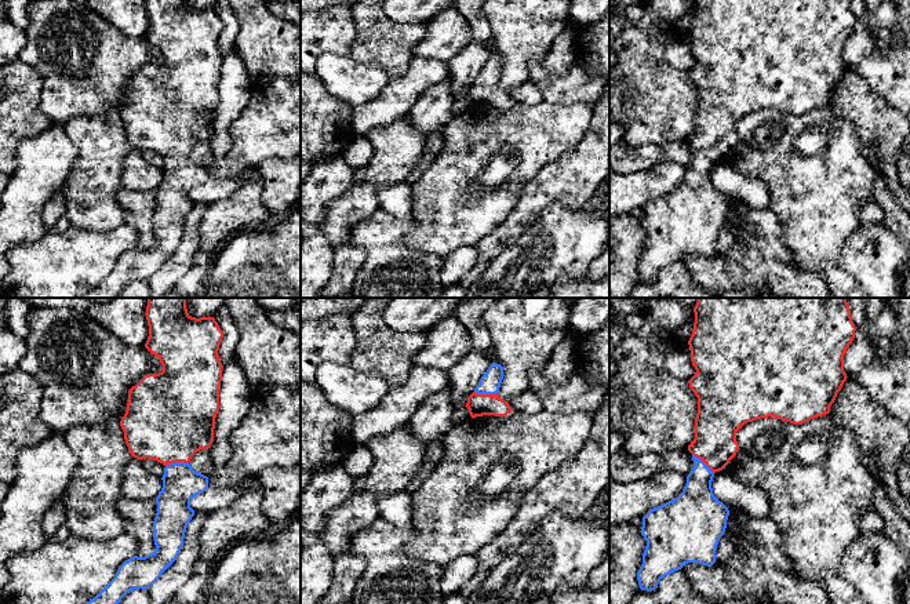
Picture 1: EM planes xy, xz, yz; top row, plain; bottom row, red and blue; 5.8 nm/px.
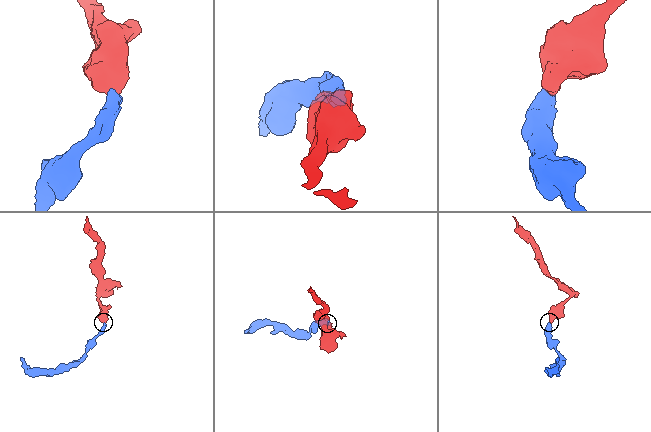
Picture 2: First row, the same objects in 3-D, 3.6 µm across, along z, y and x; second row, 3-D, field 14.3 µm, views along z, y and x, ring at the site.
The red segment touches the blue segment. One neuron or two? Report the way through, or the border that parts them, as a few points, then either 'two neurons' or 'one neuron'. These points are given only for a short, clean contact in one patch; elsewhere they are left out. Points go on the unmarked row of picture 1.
runs through yz (717, 112), (714, 137), (703, 152), (696, 193); one neuron

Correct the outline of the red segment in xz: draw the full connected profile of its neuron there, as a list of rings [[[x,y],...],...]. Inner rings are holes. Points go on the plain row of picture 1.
[[[492,54],[474,83],[467,88],[466,98],[472,109],[483,106],[506,108],[513,102],[509,94],[498,85],[502,70],[503,58]]]

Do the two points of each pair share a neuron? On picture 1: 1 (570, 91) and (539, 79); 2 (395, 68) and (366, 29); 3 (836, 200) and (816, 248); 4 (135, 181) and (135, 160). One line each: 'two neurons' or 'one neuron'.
1: one neuron
2: one neuron
3: one neuron
4: one neuron

